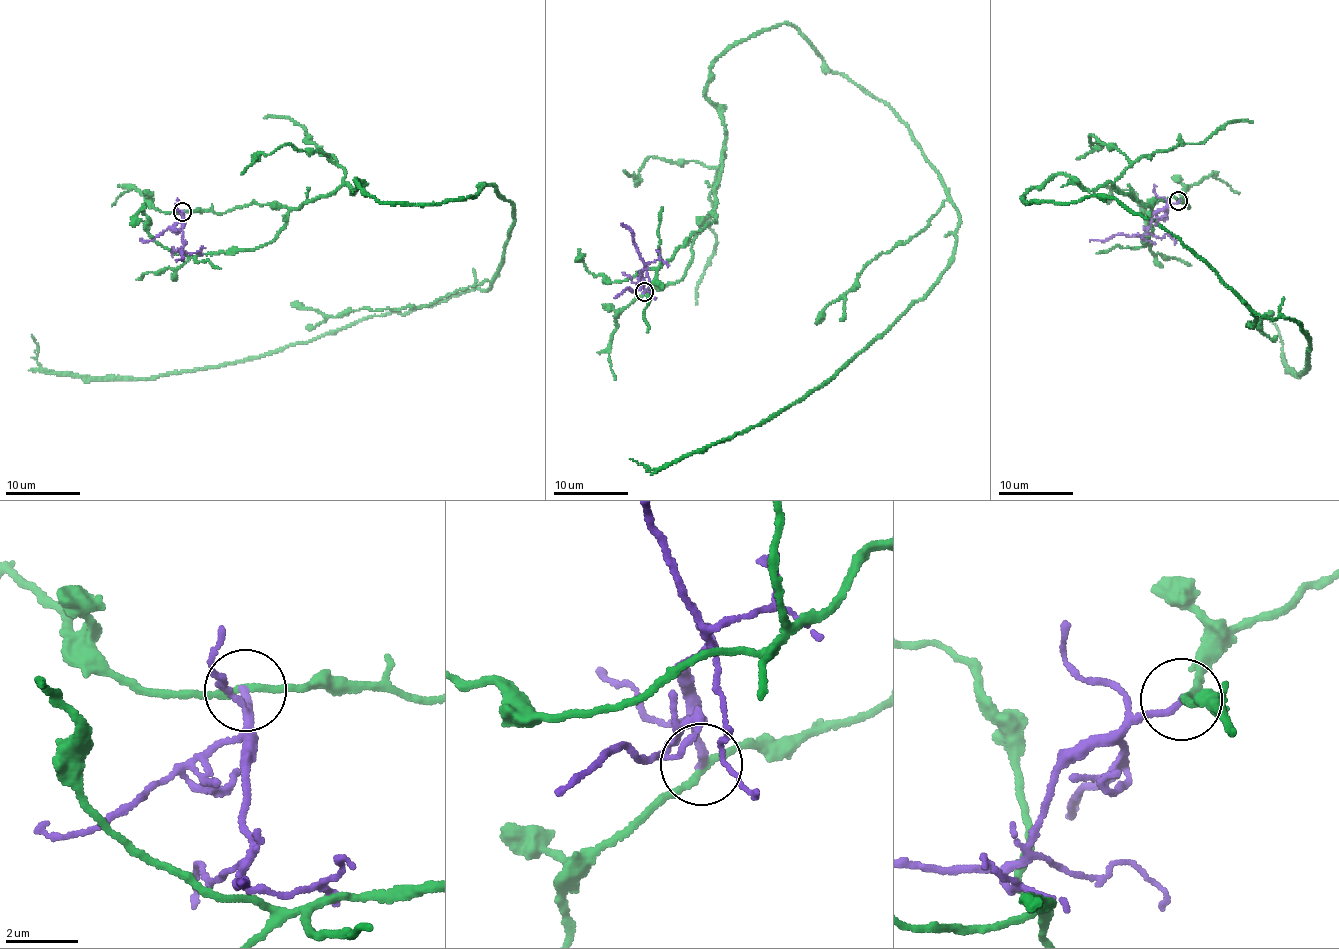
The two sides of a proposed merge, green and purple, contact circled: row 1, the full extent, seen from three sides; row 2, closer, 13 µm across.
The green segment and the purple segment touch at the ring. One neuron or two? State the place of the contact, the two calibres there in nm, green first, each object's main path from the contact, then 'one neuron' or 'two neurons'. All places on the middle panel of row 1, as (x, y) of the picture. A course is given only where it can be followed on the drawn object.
at (644, 292); 170 nm thick on the green side, 190 nm on the other; green runs (644, 291), (714, 207), (713, 62), (781, 23), (957, 210), (832, 377), (629, 459); purple runs (644, 291), (640, 271), (646, 265), (622, 223); two neurons

